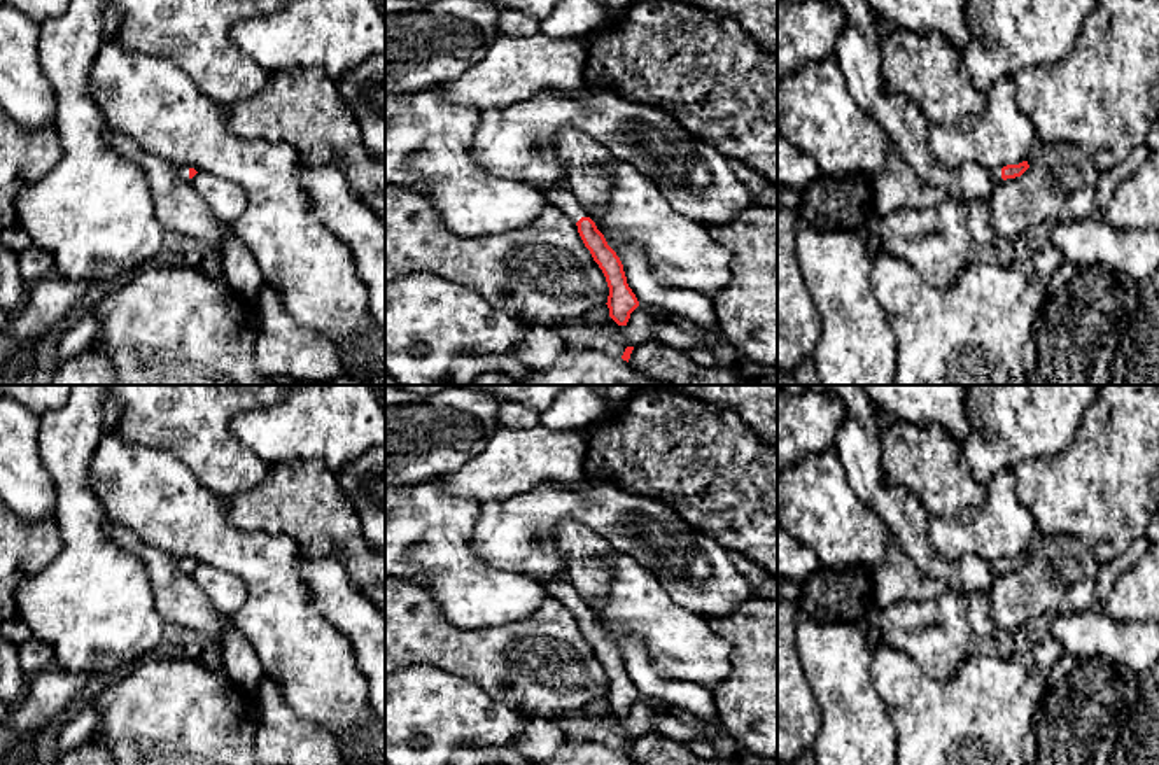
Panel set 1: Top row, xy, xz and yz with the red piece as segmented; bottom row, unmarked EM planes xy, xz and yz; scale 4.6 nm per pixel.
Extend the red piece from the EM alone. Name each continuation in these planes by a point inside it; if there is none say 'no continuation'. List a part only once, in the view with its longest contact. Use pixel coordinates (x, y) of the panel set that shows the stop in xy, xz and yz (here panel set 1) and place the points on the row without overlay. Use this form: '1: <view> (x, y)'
1: xz (559, 587)

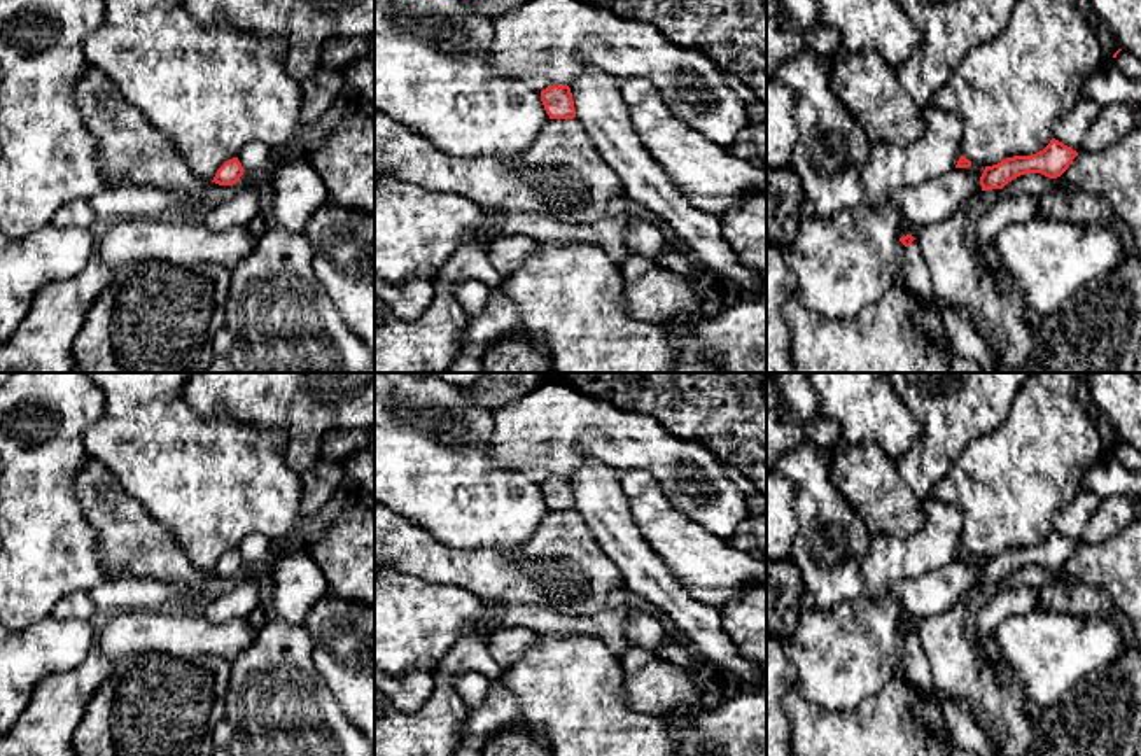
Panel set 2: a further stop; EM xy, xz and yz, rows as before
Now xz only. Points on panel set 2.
no continuation

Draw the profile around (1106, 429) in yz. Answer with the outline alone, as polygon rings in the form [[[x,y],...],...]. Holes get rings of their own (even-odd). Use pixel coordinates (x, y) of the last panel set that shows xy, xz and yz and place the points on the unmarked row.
[[[1082,373],[1080,376],[1076,396],[1080,404],[1094,422],[1096,429],[1099,430],[1102,452],[1113,452],[1113,446],[1120,441],[1116,427],[1094,402],[1085,373]]]

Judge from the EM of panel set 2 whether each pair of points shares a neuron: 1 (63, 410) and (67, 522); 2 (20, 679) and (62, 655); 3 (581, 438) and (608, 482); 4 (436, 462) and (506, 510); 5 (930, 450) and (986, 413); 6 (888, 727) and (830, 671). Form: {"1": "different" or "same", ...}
{"1": "same", "2": "same", "3": "different", "4": "same", "5": "same", "6": "different"}

